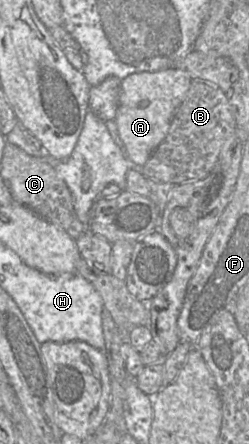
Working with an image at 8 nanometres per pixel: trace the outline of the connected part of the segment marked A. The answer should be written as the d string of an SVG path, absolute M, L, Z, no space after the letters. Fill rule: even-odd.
M175 67L156 72L133 73L121 81L119 104L114 120L125 152L135 164L143 167L153 151L165 139L191 81L188 74Z

